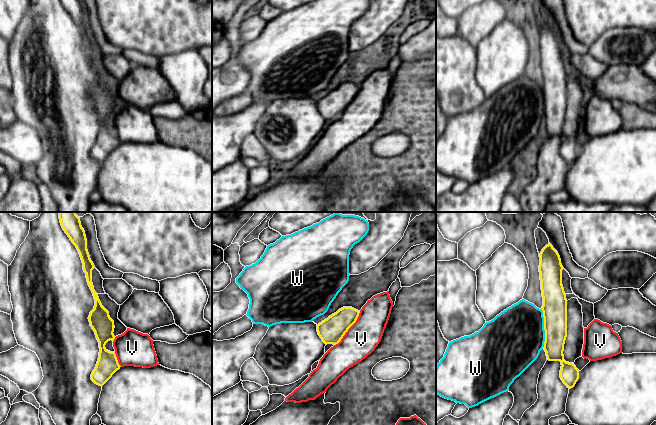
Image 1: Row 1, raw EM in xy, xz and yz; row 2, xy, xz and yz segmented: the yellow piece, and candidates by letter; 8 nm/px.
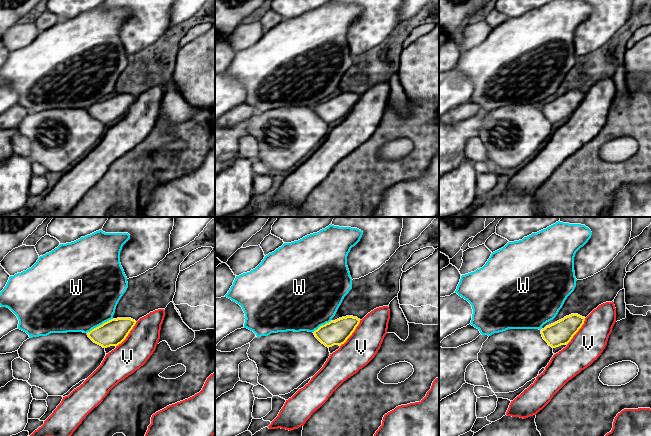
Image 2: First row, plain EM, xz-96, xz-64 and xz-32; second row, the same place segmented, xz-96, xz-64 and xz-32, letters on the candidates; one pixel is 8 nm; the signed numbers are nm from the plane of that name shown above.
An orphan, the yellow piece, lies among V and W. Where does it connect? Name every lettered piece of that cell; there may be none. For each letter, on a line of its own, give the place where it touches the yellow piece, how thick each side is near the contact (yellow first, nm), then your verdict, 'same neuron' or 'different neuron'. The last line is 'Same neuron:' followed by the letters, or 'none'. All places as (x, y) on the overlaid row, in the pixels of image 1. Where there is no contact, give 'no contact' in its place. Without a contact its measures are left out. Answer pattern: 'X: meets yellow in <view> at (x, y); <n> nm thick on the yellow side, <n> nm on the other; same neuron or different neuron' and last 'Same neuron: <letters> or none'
V: meets yellow in xz at (348, 328); 200 nm thick on the yellow side, 260 nm on the other; different neuron
W: meets yellow in yz at (544, 328); 200 nm thick on the yellow side, 460 nm on the other; different neuron
Same neuron: none

